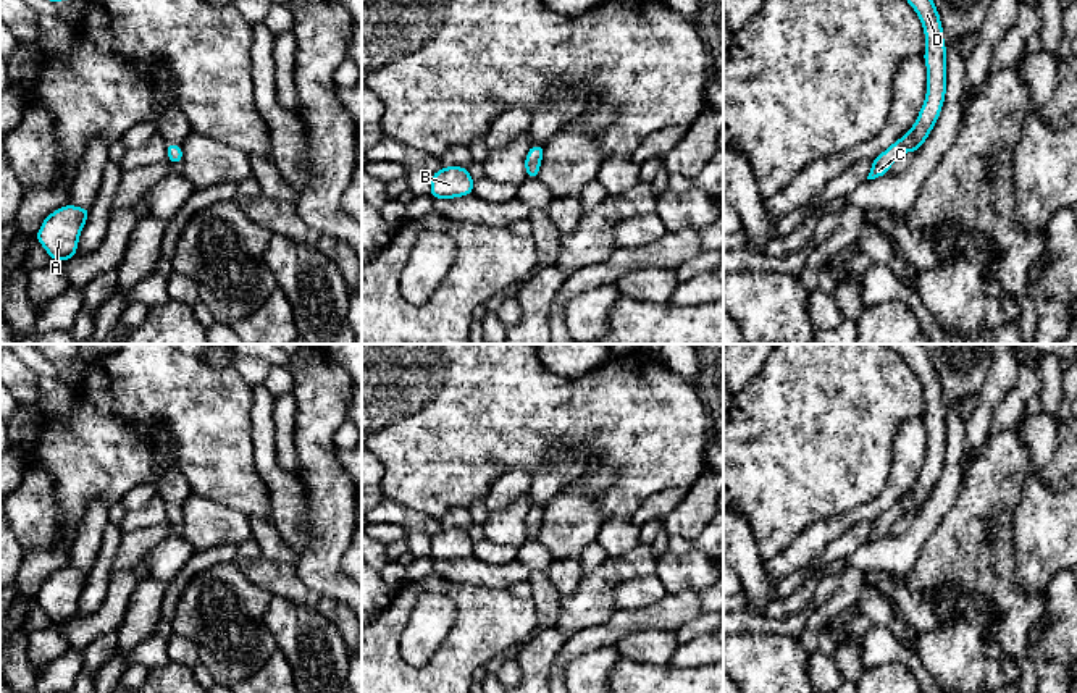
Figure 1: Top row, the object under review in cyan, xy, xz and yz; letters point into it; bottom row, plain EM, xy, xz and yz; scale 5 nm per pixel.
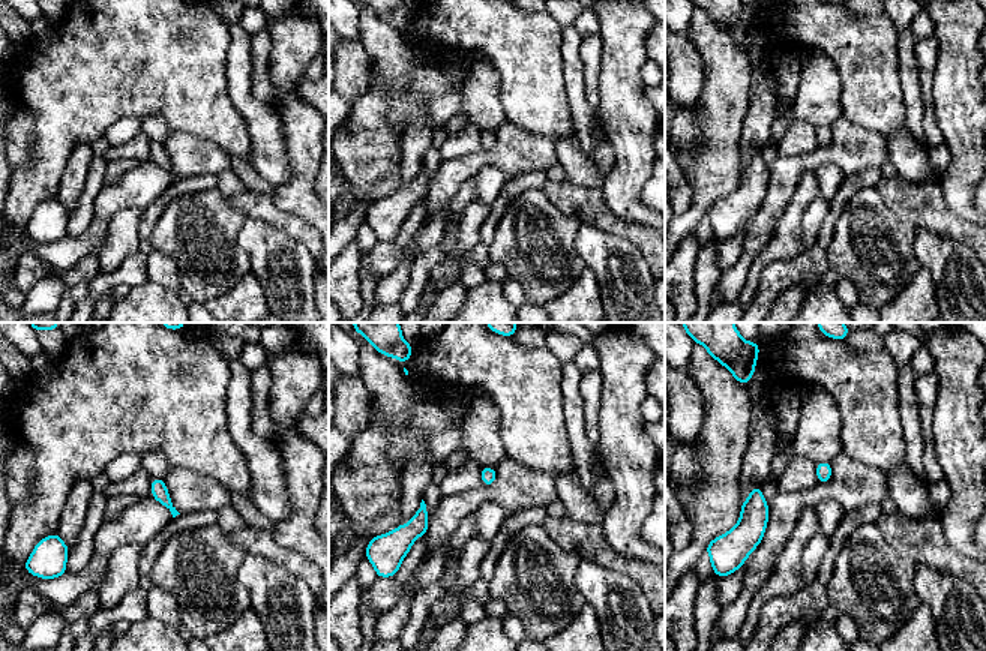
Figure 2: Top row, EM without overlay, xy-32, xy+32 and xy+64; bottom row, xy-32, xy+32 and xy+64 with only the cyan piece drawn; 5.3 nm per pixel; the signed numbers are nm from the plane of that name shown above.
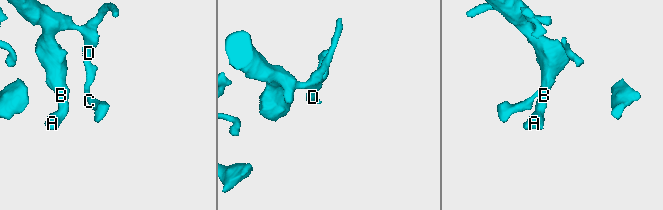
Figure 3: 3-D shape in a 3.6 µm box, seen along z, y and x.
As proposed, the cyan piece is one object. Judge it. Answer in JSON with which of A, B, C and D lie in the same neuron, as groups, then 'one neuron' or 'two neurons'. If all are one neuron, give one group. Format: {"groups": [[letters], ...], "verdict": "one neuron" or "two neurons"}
{"groups": [["A", "B", "C", "D"]], "verdict": "one neuron"}

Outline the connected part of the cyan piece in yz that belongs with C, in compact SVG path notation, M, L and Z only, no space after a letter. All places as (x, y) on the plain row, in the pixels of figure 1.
M888 344L917 375L925 396L927 457L914 488L872 523L867 541L890 535L898 517L917 514L937 486L946 457L946 405L933 360L920 344Z

